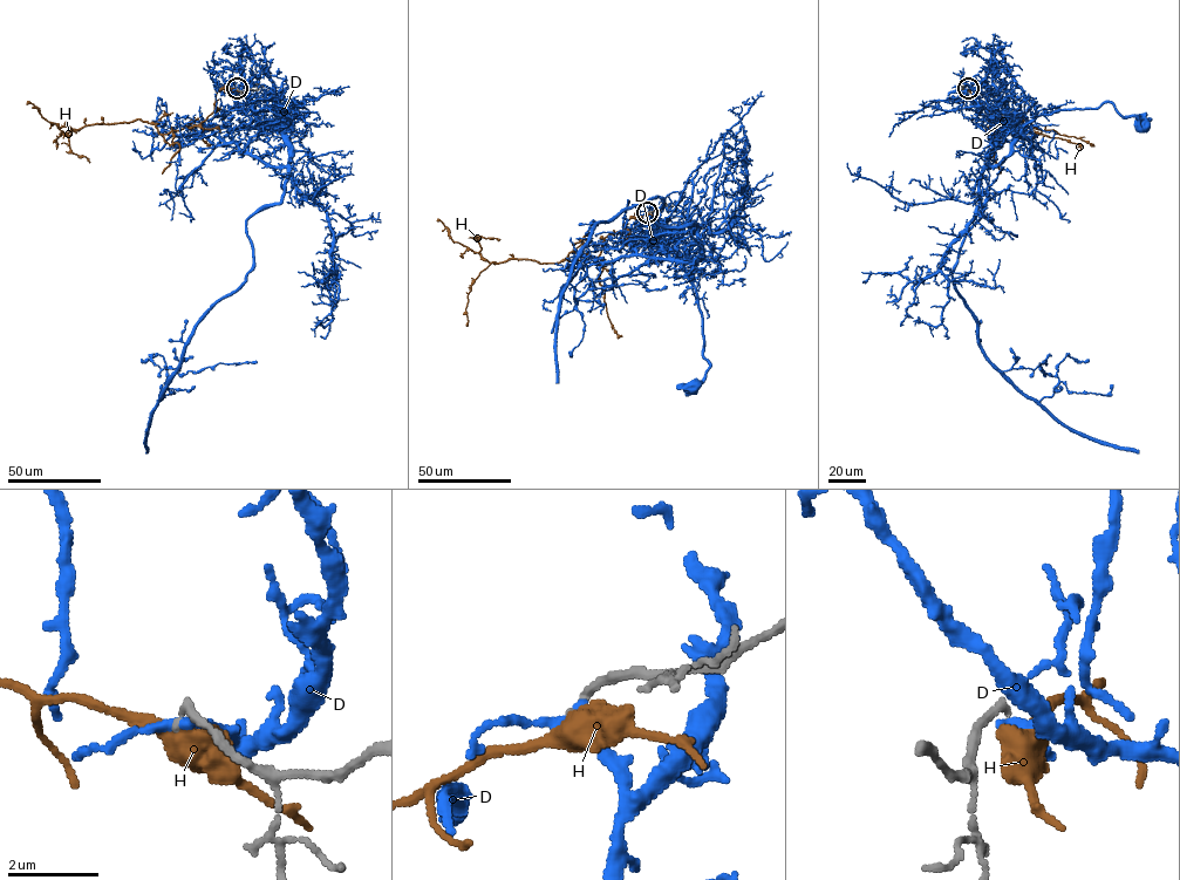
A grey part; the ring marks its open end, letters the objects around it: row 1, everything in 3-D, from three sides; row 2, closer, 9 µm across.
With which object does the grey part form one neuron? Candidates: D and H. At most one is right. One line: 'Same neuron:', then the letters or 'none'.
Same neuron: none

